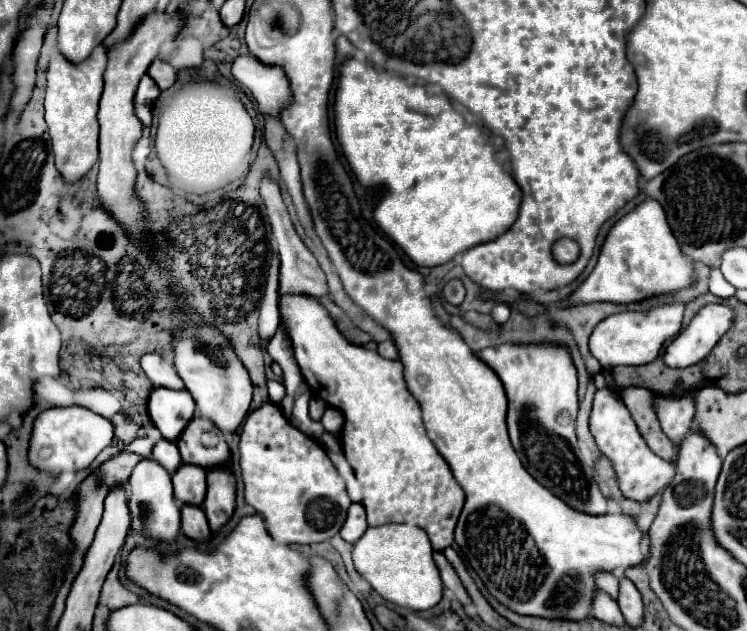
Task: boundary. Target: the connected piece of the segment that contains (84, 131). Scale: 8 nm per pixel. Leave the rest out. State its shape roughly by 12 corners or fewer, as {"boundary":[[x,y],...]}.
{"boundary":[[106,52],[52,58],[46,124],[74,184],[98,162]]}

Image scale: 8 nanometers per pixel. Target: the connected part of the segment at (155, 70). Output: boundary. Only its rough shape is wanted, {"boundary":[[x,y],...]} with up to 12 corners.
{"boundary":[[154,60],[148,74],[162,90],[176,82],[176,70],[168,62]]}

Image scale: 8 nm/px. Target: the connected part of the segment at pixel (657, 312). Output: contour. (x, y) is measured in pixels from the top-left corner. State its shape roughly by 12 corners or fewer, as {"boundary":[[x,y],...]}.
{"boundary":[[684,306],[608,316],[590,352],[603,370],[658,358]]}

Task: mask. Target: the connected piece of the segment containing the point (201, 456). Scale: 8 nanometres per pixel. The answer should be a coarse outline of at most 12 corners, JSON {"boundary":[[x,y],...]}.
{"boundary":[[194,416],[176,446],[186,464],[230,462],[224,434]]}

